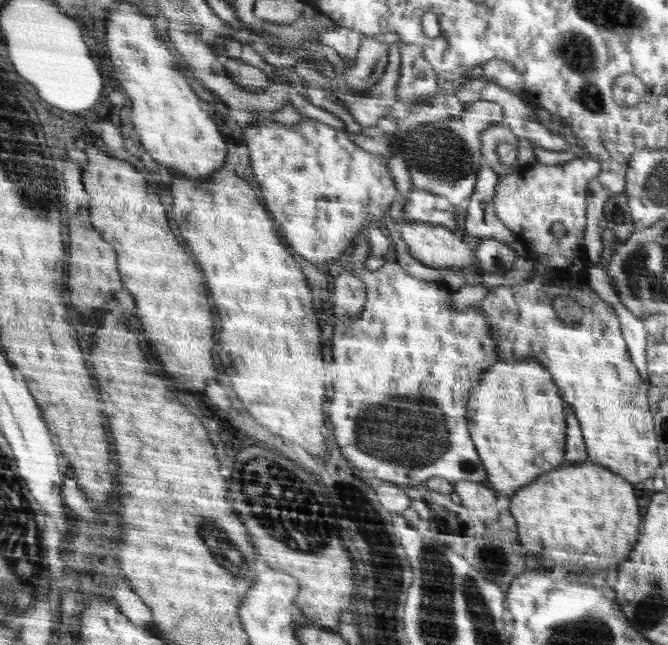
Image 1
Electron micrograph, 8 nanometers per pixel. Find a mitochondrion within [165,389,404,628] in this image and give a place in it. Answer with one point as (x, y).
(313, 533)

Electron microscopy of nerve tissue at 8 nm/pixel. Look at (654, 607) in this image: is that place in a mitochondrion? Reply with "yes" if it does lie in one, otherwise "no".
yes

